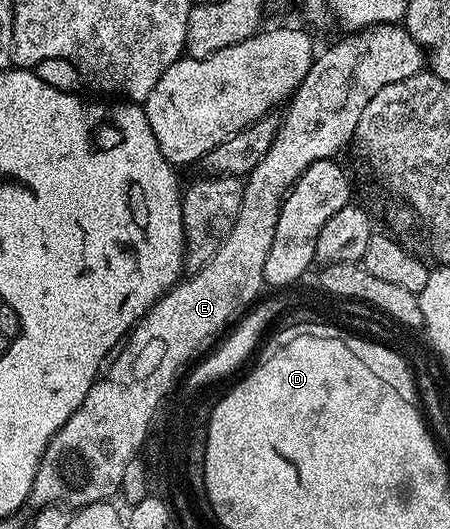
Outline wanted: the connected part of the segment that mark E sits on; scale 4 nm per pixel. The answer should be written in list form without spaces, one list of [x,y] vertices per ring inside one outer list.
[[[402,23],[398,24],[372,24],[369,28],[361,28],[347,34],[344,40],[336,42],[332,48],[327,48],[323,53],[316,55],[311,62],[309,74],[305,74],[305,78],[301,82],[301,86],[295,91],[295,95],[290,97],[289,103],[286,105],[287,113],[282,113],[279,121],[279,129],[277,130],[277,138],[273,138],[273,146],[269,146],[269,154],[265,154],[265,158],[261,158],[261,162],[257,162],[257,166],[253,166],[253,170],[245,178],[243,185],[243,197],[241,198],[241,211],[237,214],[237,222],[233,222],[233,230],[229,230],[229,238],[225,238],[225,242],[221,242],[221,246],[217,250],[217,254],[213,254],[213,258],[204,268],[198,269],[194,274],[188,275],[186,279],[170,288],[167,293],[161,297],[158,302],[153,305],[145,316],[139,319],[139,323],[131,329],[126,337],[125,343],[118,349],[117,355],[110,361],[109,367],[100,375],[99,379],[89,390],[89,394],[85,394],[85,402],[81,402],[81,406],[77,406],[77,410],[69,418],[69,422],[65,422],[65,426],[61,426],[61,430],[57,430],[57,434],[53,434],[53,438],[47,443],[45,454],[39,463],[37,470],[37,478],[33,478],[33,490],[31,491],[30,503],[36,509],[44,508],[46,504],[61,504],[71,510],[78,510],[89,506],[90,504],[101,504],[112,499],[111,495],[118,493],[123,487],[123,475],[125,474],[125,466],[133,459],[136,459],[137,453],[144,447],[147,441],[148,433],[151,431],[151,423],[156,413],[160,411],[161,405],[168,399],[168,392],[173,385],[180,379],[183,367],[190,362],[194,356],[202,357],[260,299],[259,291],[265,288],[263,283],[263,275],[265,274],[265,258],[269,258],[269,246],[273,246],[273,233],[277,231],[277,218],[281,214],[281,206],[283,199],[290,192],[291,187],[297,182],[297,178],[305,170],[309,170],[309,166],[313,166],[313,162],[318,160],[329,160],[338,157],[338,152],[346,146],[347,143],[352,143],[355,140],[355,127],[361,118],[361,114],[365,110],[365,106],[369,106],[369,101],[372,100],[373,94],[377,94],[377,90],[381,90],[385,86],[389,86],[393,82],[401,82],[405,78],[413,78],[413,74],[424,71],[425,68],[425,53],[423,47],[415,41],[410,34],[407,33],[406,27]]]

